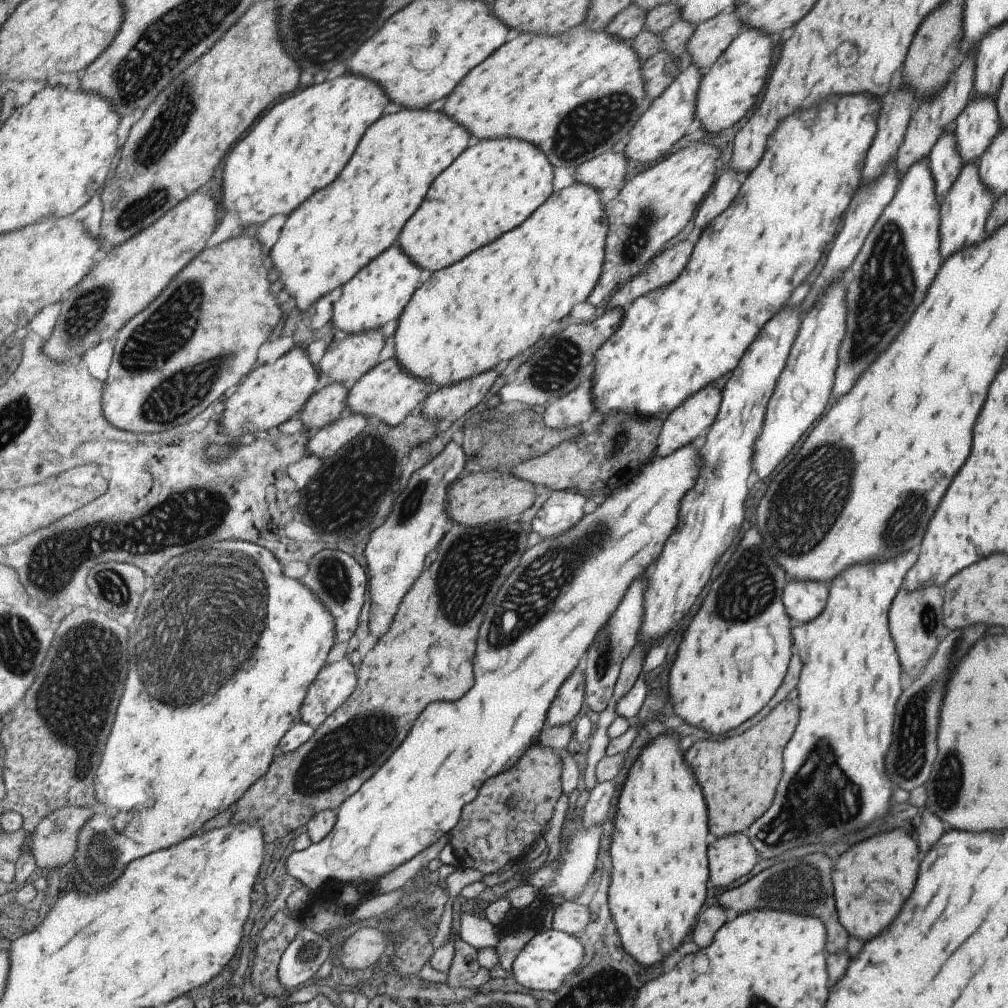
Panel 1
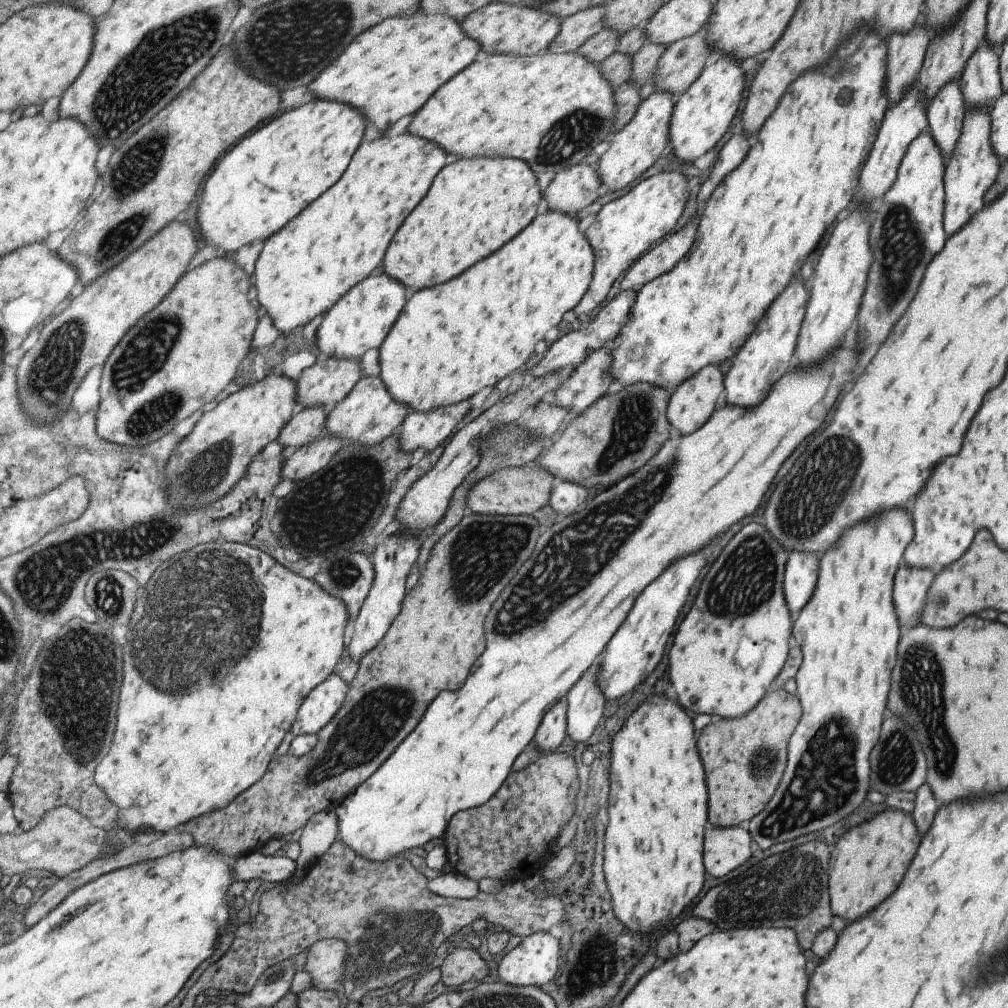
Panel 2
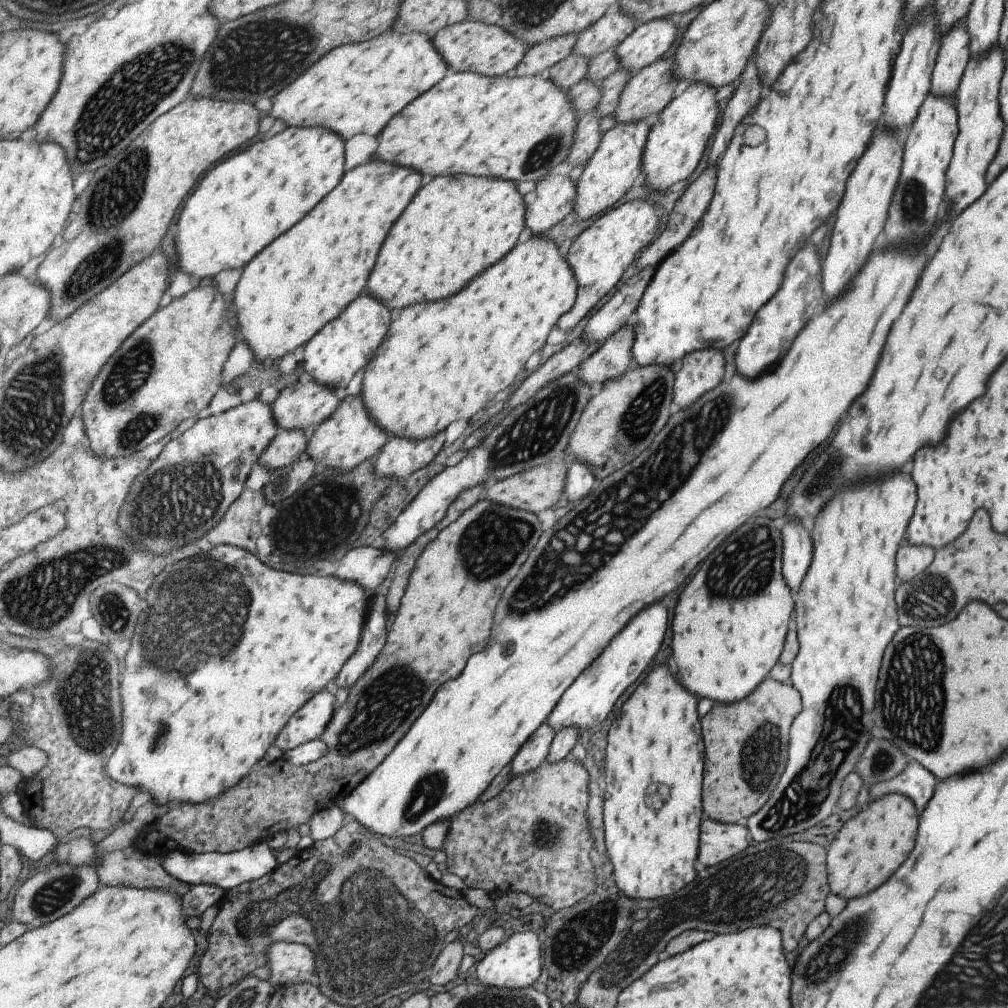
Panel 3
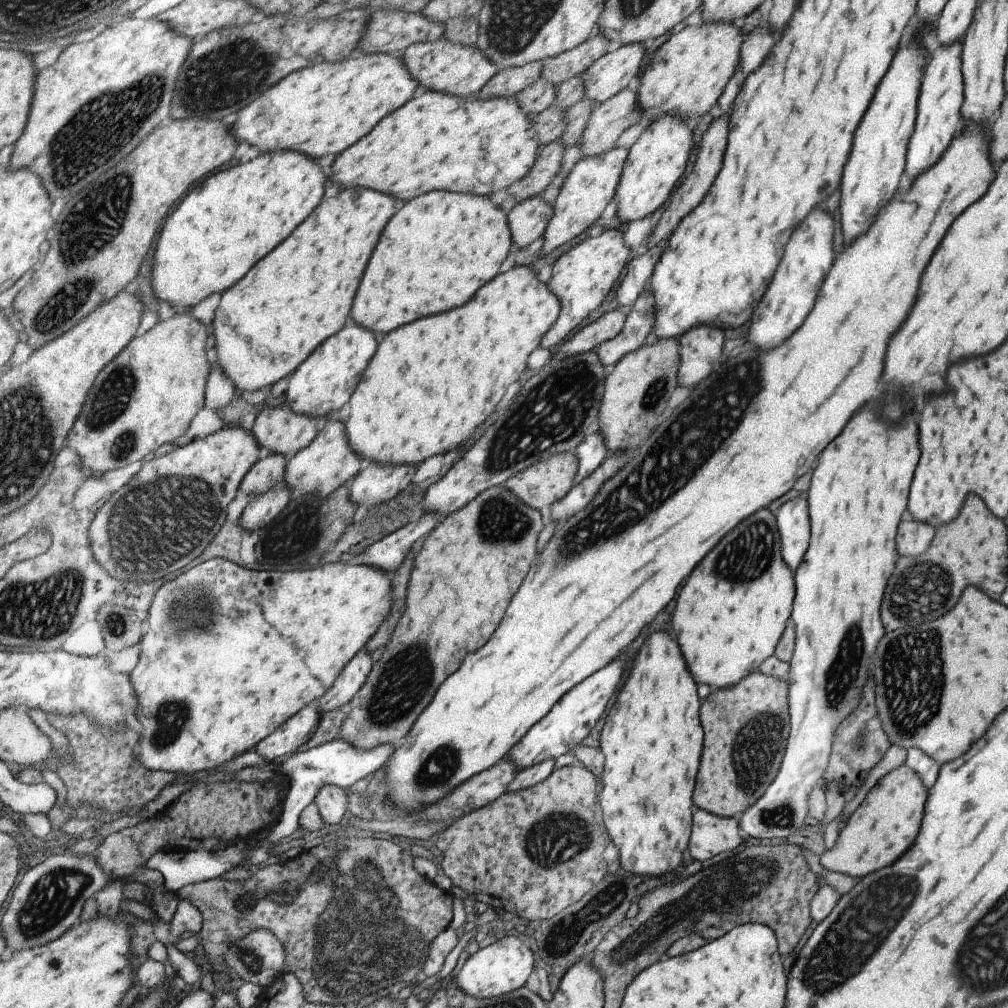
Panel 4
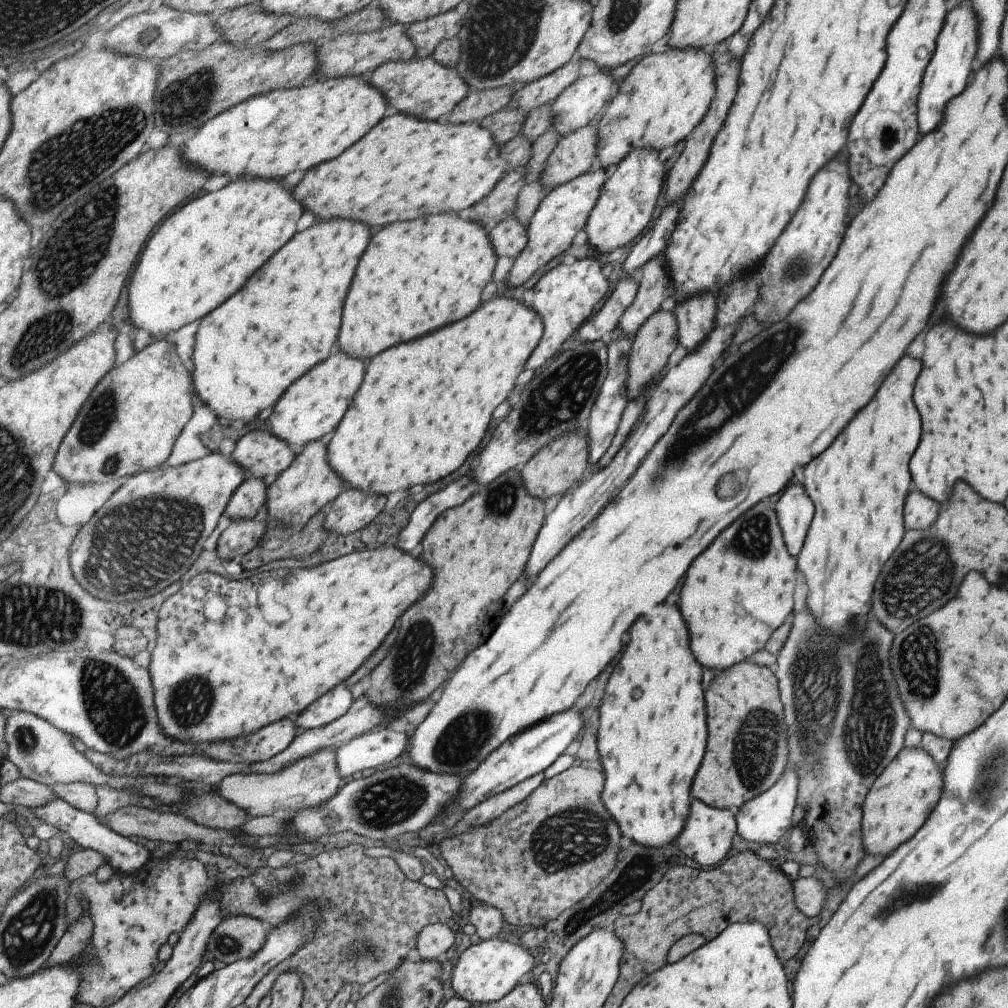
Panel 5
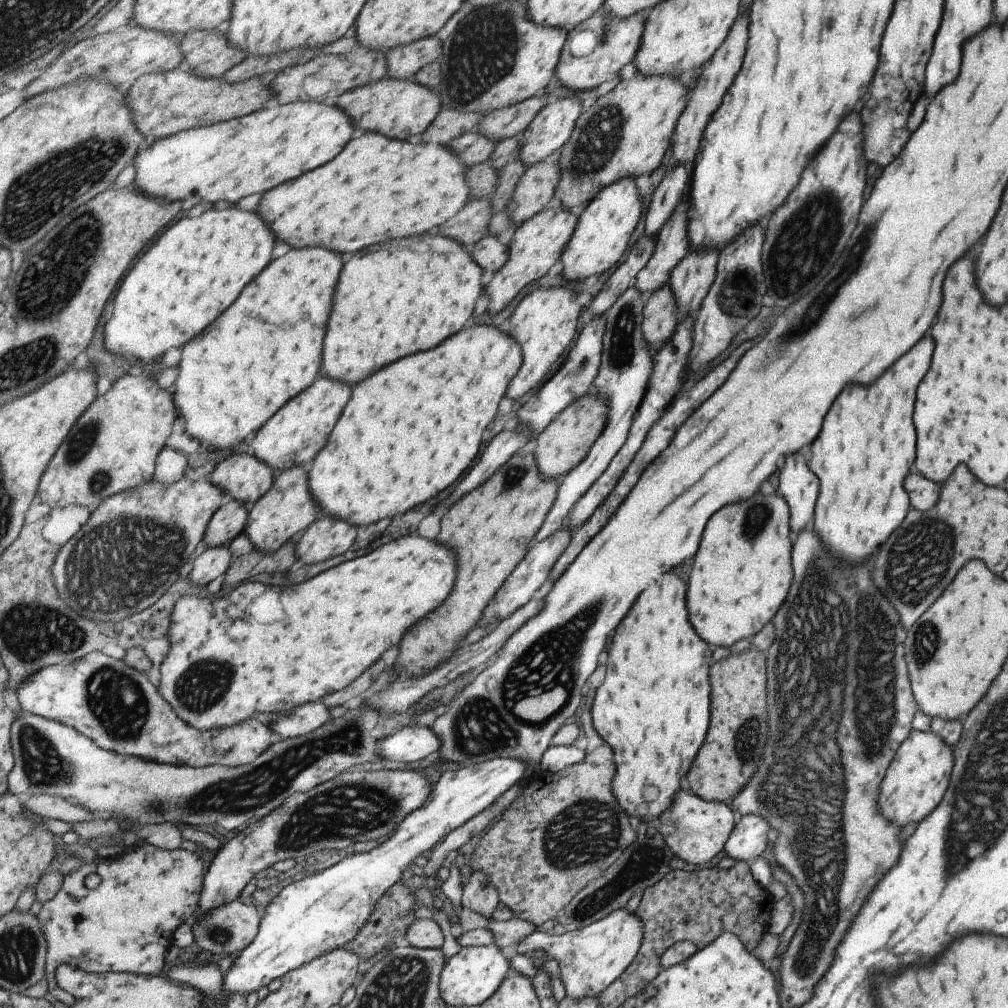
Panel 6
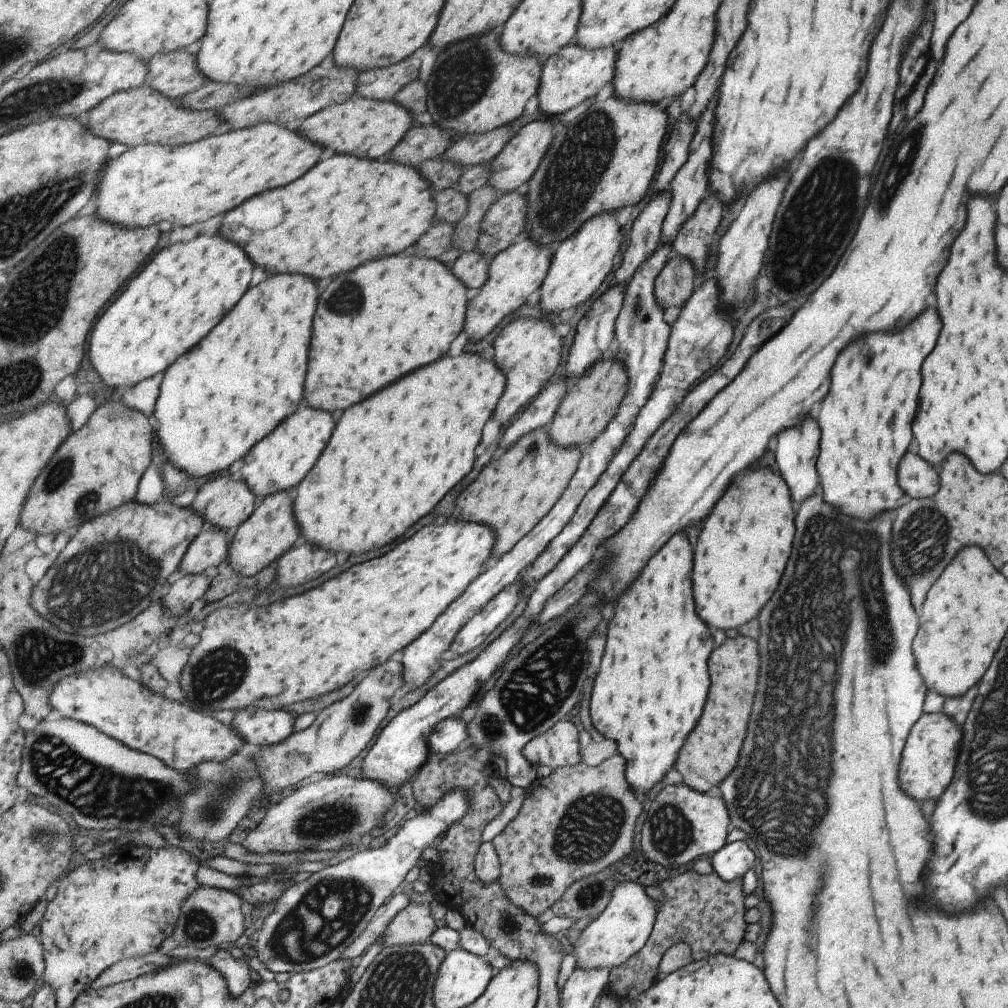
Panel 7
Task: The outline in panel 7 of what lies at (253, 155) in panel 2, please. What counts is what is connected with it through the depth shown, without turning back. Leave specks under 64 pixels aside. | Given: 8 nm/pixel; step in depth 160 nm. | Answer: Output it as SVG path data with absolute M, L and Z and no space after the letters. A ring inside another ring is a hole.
M219 234L203 236L195 242L163 250L161 256L155 256L155 260L131 280L131 286L127 286L127 290L109 306L107 314L99 318L99 326L95 326L89 346L93 369L97 370L102 382L113 390L137 387L143 381L167 372L171 365L195 348L227 316L227 312L239 304L249 290L253 270L255 266L243 248L227 242Z

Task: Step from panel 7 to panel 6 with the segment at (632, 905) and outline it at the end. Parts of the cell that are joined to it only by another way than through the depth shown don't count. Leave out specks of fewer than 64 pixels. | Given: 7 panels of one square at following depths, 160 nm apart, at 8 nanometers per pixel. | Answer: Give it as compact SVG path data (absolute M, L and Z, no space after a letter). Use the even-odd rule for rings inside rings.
M621 907L580 929L571 932L564 930L554 935L537 931L514 945L519 954L541 949L555 959L560 969L559 979L565 989L565 996L578 999L591 995L598 998L598 994L632 963L643 938L644 926L635 911L628 912L625 907Z

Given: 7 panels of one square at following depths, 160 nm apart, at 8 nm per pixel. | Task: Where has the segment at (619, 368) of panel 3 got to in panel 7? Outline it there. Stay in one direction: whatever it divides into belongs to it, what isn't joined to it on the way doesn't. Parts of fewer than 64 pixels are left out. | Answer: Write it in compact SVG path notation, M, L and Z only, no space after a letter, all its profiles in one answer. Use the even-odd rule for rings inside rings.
M717 98L709 100L708 105L703 109L699 118L696 120L696 127L693 136L690 138L686 161L683 166L677 170L673 175L671 182L668 186L670 205L667 209L667 214L662 222L661 238L659 245L664 245L673 240L677 229L681 226L681 223L695 210L695 204L699 204L699 196L705 194L707 190L707 178L709 178L709 160L711 160L711 134L713 134L713 110L717 106Z

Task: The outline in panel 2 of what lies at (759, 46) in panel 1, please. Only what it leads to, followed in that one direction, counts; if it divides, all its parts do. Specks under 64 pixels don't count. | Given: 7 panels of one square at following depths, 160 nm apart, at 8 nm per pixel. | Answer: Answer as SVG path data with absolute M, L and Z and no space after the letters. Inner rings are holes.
M723 55L715 63L705 67L687 90L677 96L669 117L667 135L669 148L677 162L687 162L691 166L692 162L711 150L715 142L727 132L737 112L743 86L741 62Z

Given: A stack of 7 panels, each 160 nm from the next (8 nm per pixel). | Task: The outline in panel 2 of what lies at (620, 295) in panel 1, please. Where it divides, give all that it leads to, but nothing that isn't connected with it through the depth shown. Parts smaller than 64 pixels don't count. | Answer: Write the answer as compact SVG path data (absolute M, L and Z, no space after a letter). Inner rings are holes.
M691 220L673 234L665 235L657 246L646 250L623 275L619 282L620 291L637 290L646 282L667 272L677 260L681 260L693 244L695 226L697 224Z

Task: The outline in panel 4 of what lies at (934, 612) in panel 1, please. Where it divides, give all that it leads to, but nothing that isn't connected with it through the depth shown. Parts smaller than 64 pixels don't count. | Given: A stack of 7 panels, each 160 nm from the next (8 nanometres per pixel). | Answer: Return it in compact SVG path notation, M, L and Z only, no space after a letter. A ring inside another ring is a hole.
M901 520L897 526L897 552L917 556L925 552L933 538L933 526L915 522L915 520Z

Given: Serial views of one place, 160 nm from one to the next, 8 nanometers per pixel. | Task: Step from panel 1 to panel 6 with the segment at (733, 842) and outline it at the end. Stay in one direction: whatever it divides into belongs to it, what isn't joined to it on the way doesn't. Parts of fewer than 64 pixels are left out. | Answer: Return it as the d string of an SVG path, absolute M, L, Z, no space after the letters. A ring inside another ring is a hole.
M677 790L671 798L671 806L659 816L660 834L666 848L689 864L707 864L711 858L721 854L723 845L734 827L731 809L723 801L706 801L690 790Z

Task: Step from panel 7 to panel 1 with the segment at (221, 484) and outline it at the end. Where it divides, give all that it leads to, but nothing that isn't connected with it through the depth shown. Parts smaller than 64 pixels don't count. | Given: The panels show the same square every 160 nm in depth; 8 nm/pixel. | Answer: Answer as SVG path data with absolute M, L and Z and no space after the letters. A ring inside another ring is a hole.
M380 331L361 335L338 335L317 364L328 384L341 383L349 391L379 364L385 338Z

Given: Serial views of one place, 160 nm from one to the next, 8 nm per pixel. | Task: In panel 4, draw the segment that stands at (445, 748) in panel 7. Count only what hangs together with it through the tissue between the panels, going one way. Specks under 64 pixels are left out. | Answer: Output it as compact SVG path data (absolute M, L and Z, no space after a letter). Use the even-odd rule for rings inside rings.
M341 738L325 743L324 745L301 751L301 754L289 758L281 770L285 774L286 782L289 782L289 798L285 802L285 807L282 810L282 816L274 825L274 828L268 838L271 842L281 842L287 836L291 836L299 825L300 812L306 809L314 800L317 791L324 784L334 784L343 788L353 786L357 780L374 774L381 766L388 764L388 760L392 754L397 750L392 744L380 744L372 749L360 749L355 745L341 740Z

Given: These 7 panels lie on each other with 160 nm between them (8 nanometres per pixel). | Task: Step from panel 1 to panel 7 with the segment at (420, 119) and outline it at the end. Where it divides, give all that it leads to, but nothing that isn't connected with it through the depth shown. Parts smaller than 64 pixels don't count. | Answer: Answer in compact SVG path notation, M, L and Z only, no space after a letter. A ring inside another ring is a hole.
M269 276L247 292L247 298L227 314L211 338L203 340L203 346L197 346L197 352L181 357L170 366L165 372L153 416L156 436L168 462L171 460L193 478L227 470L299 410L305 398L317 298L319 288L313 280L305 282L303 276Z

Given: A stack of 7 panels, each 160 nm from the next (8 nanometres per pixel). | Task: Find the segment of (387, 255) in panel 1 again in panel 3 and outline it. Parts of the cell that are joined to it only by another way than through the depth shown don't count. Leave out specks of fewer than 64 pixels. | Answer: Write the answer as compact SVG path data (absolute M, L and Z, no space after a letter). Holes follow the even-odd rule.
M365 292L346 308L341 317L331 321L304 346L303 369L315 382L338 391L344 390L343 388L351 384L355 374L359 370L365 370L375 358L390 332L396 314L387 305L376 301Z

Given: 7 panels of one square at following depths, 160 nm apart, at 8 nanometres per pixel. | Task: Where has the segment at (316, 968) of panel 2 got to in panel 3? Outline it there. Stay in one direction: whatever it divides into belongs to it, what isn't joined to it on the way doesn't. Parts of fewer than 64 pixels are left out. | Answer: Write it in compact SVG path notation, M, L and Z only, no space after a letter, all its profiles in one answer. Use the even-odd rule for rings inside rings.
M275 941L266 952L268 968L270 969L270 977L267 980L276 988L304 982L317 984L316 956L310 948L310 946L302 945L301 943Z

